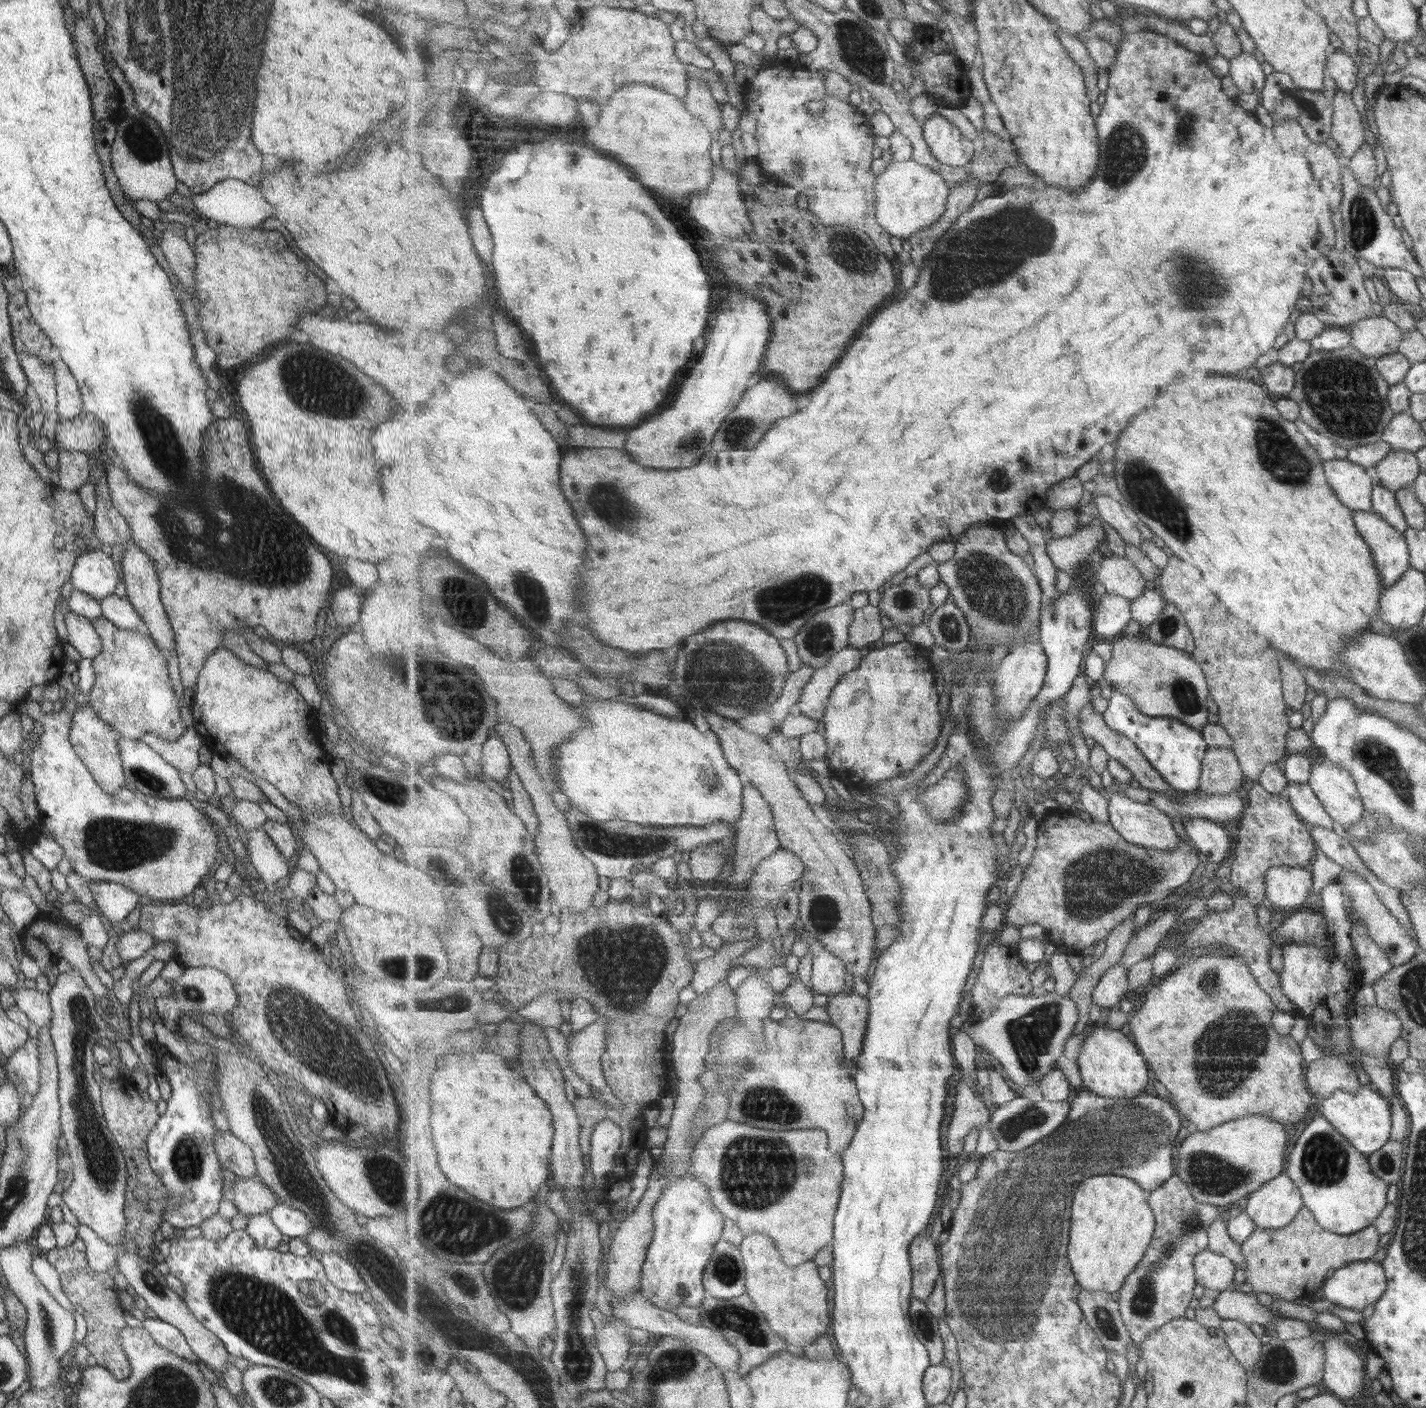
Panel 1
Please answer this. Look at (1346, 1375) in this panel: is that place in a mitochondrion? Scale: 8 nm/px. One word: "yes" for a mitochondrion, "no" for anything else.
no

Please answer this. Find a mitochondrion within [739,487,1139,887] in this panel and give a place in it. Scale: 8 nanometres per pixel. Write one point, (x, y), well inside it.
(991, 589)

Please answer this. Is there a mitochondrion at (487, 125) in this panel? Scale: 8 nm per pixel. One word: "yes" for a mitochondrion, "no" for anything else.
no

